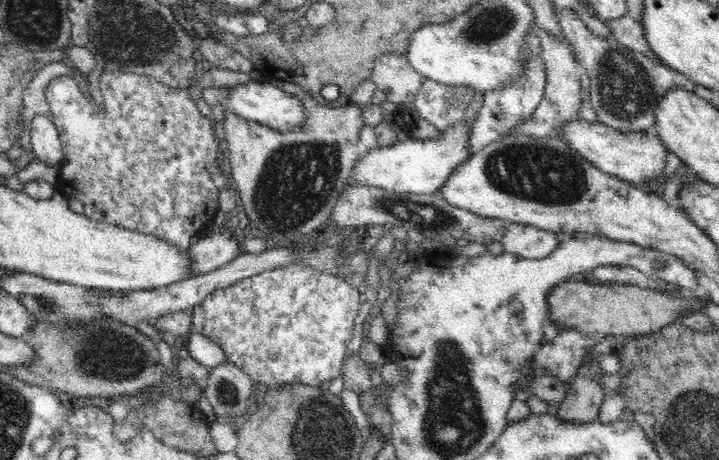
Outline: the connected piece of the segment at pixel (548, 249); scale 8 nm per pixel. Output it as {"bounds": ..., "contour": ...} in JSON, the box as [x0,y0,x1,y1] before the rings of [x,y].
{"bounds":[502,221,558,260],"contour":[[[505,221],[502,243],[506,253],[528,260],[540,260],[550,256],[558,246],[557,235],[530,224]]]}

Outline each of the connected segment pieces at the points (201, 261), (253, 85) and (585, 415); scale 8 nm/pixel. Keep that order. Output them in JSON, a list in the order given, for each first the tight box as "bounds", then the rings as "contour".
[{"bounds":[189,228,243,274],"contour":[[[218,228],[209,237],[200,235],[198,242],[189,248],[191,270],[195,274],[208,274],[238,258],[243,252],[243,243],[238,244],[230,231]]]},{"bounds":[225,80,306,132],"contour":[[[254,80],[248,84],[233,86],[225,102],[225,110],[237,114],[240,118],[254,120],[279,132],[296,132],[305,123],[306,113],[302,101],[272,82]]]},{"bounds":[554,357,605,424],"contour":[[[596,357],[593,363],[587,366],[581,363],[566,400],[554,414],[558,420],[586,424],[586,422],[594,422],[599,417],[599,410],[605,395],[595,381],[597,375],[603,374],[598,368]]]}]

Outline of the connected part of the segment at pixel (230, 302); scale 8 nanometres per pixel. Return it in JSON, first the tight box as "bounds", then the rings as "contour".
{"bounds":[192,263,364,386],"contour":[[[294,263],[287,267],[267,270],[248,278],[242,278],[238,282],[224,289],[214,290],[212,294],[208,294],[200,304],[193,307],[192,330],[207,336],[213,340],[218,346],[222,347],[224,353],[238,368],[241,368],[254,384],[265,384],[267,386],[276,386],[281,383],[287,384],[309,384],[310,386],[319,386],[322,382],[334,380],[341,374],[342,362],[344,360],[348,344],[354,338],[354,322],[361,305],[364,295],[359,288],[350,287],[347,283],[337,279],[332,273],[324,273],[310,267],[306,263]]]}

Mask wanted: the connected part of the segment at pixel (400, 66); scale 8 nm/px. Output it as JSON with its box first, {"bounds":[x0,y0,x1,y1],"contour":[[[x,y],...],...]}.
{"bounds":[370,53,427,104],"contour":[[[389,53],[378,56],[370,79],[376,83],[378,90],[386,93],[386,99],[390,99],[396,104],[408,104],[415,100],[416,93],[427,78],[412,69],[406,55]]]}

